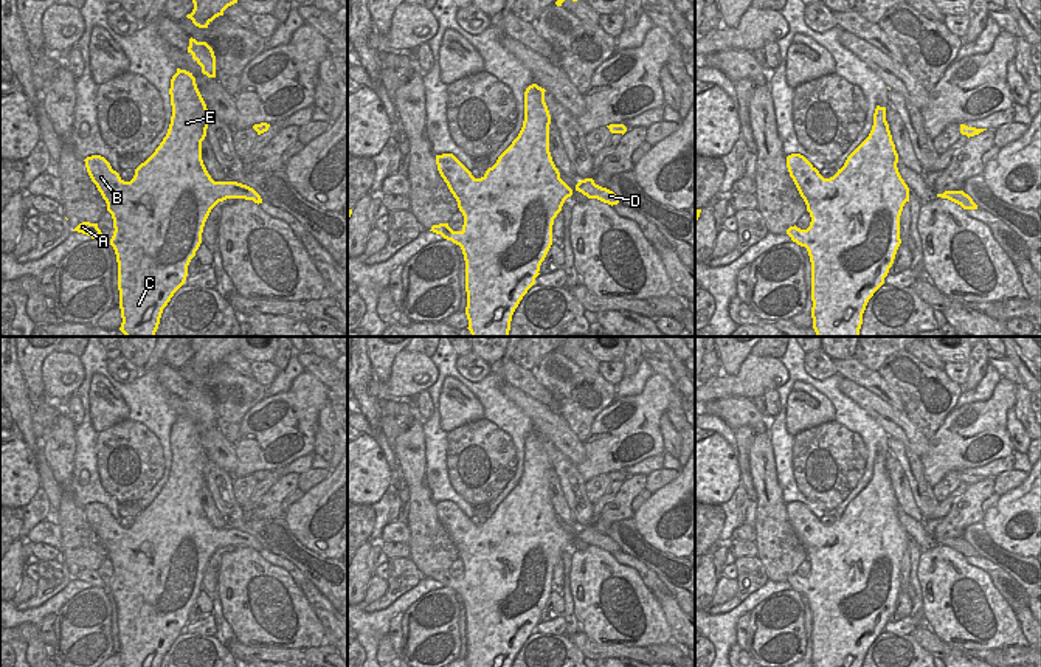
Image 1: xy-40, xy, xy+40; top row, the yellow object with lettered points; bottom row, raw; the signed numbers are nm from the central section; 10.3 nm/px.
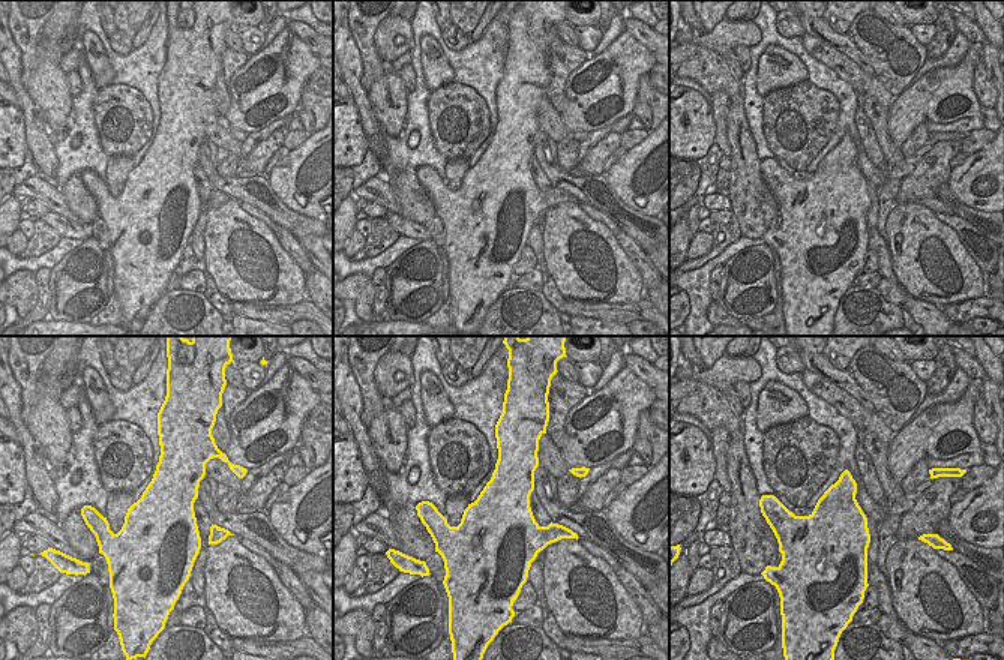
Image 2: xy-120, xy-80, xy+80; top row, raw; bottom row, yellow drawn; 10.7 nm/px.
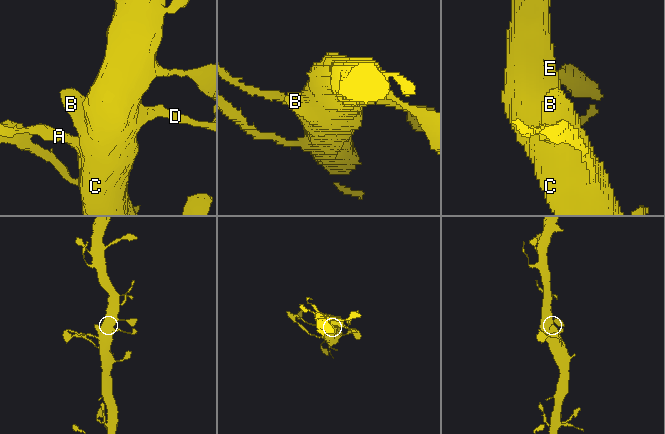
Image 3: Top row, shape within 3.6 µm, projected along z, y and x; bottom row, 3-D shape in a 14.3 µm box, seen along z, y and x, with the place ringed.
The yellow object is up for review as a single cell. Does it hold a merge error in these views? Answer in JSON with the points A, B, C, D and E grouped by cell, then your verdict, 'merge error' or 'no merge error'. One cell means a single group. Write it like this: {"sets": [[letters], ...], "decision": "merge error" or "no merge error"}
{"sets": [["A"], ["B", "C", "D", "E"]], "decision": "merge error"}

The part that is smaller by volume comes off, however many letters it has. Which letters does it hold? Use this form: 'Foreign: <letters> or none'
Foreign: A.

